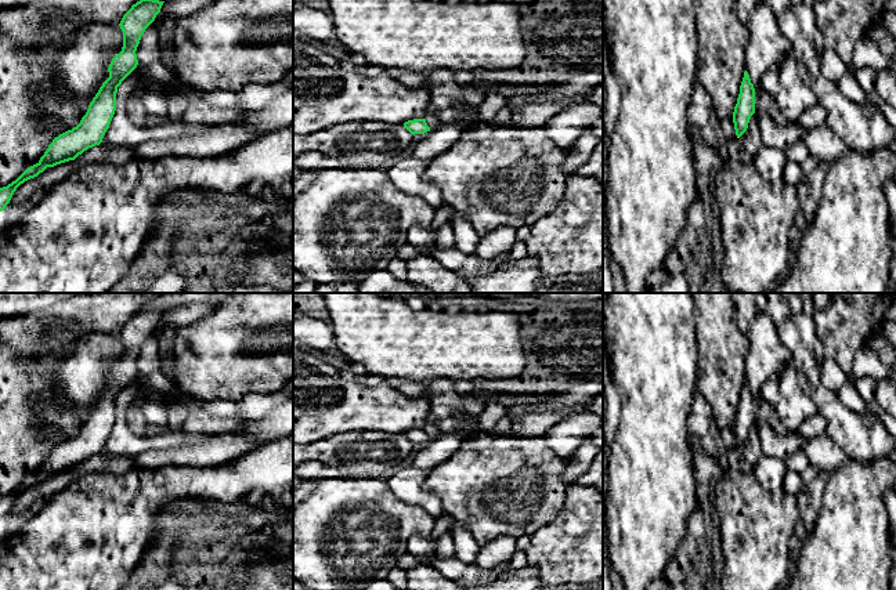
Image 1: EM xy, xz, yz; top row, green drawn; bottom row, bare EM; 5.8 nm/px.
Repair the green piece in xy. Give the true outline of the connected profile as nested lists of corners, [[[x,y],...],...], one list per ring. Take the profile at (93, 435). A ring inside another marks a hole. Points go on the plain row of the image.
[[[141,308],[123,325],[122,361],[109,373],[109,387],[102,392],[80,432],[53,449],[40,470],[28,477],[15,491],[0,497],[0,521],[10,513],[17,497],[37,486],[47,477],[75,470],[88,457],[100,455],[116,420],[116,402],[122,391],[137,377],[137,356],[145,339],[155,330],[165,311]]]

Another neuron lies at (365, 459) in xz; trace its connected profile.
[[[342,432],[311,445],[293,445],[293,468],[317,460],[329,467],[344,467],[353,478],[377,478],[413,450],[404,432]]]

